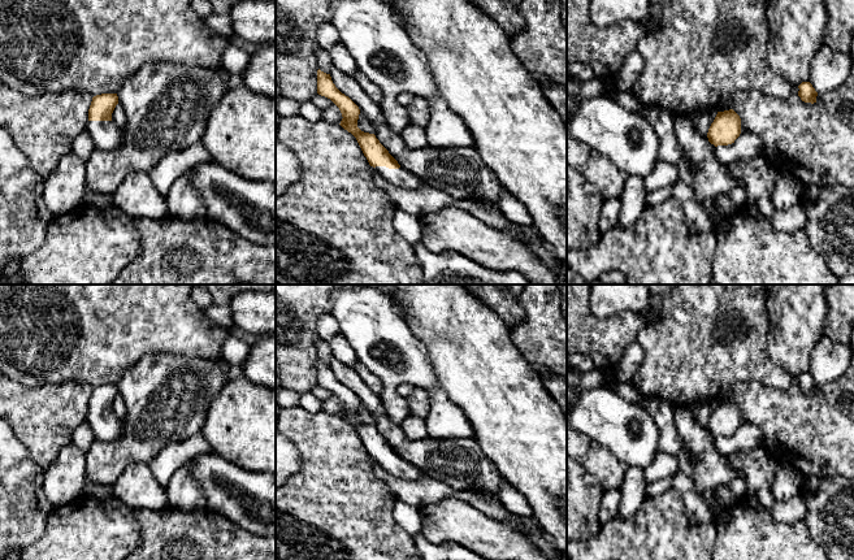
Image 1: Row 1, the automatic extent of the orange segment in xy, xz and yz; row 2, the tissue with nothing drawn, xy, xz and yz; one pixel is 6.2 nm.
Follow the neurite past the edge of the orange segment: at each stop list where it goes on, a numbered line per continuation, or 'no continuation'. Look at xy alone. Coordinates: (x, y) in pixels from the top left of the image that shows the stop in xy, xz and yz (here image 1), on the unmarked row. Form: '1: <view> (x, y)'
1: xy (105, 425)

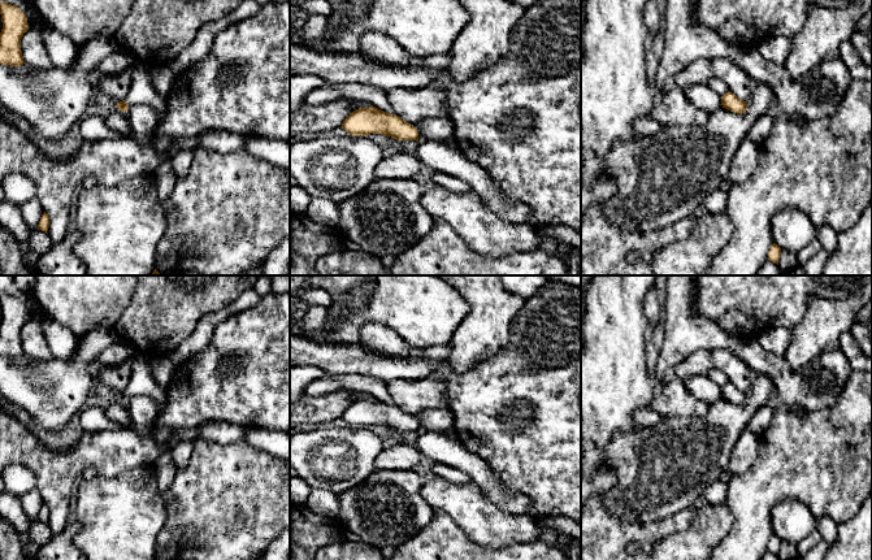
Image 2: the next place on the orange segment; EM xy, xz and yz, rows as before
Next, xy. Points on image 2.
1: xy (142, 382)

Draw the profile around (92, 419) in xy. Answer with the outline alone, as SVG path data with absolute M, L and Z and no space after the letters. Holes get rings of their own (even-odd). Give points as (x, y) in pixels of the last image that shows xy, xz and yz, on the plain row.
M97 405L84 407L78 416L82 429L87 433L120 429L116 422L107 417L104 408Z

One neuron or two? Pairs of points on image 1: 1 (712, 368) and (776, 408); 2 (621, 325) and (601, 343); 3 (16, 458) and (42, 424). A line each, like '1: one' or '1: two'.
1: two
2: one
3: two

